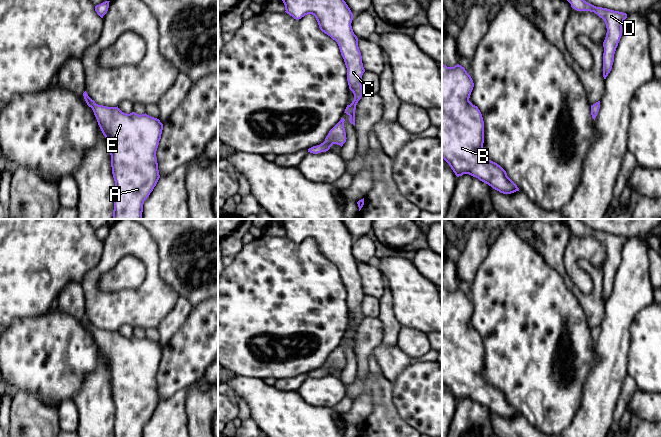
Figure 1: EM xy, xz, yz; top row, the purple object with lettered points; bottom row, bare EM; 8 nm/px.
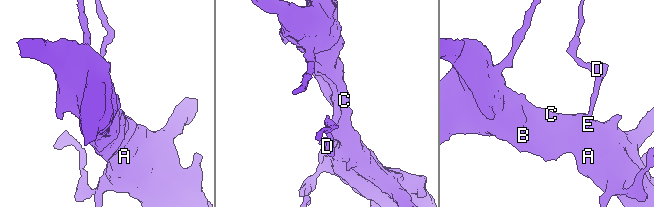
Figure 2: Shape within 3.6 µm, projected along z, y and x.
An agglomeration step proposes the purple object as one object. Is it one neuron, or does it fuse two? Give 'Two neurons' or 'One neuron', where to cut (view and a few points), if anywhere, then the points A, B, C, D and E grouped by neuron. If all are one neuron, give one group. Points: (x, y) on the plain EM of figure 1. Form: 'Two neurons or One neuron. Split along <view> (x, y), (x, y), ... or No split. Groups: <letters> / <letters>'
One neuron. No split. Groups: A B C D E

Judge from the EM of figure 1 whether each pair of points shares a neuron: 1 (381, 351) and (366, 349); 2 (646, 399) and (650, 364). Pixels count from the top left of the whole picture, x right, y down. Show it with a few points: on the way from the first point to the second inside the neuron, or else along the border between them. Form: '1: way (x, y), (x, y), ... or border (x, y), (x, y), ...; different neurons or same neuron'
1: border (382, 343), (371, 353); different neurons
2: border (637, 388), (650, 393); different neurons

